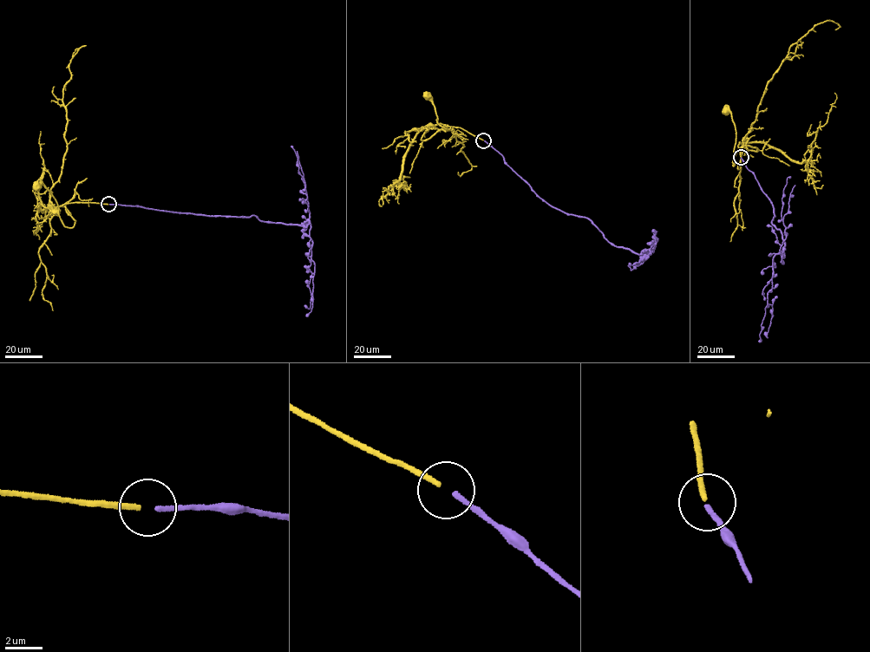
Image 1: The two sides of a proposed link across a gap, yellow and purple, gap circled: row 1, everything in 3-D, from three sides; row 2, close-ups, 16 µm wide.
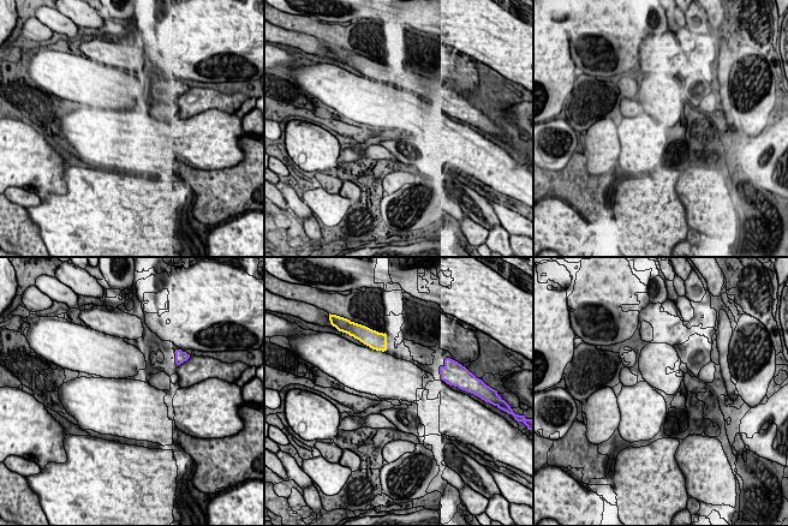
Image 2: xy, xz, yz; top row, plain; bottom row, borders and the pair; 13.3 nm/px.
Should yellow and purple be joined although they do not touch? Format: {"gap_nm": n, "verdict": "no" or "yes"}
{"gap_nm": 750, "verdict": "yes"}

